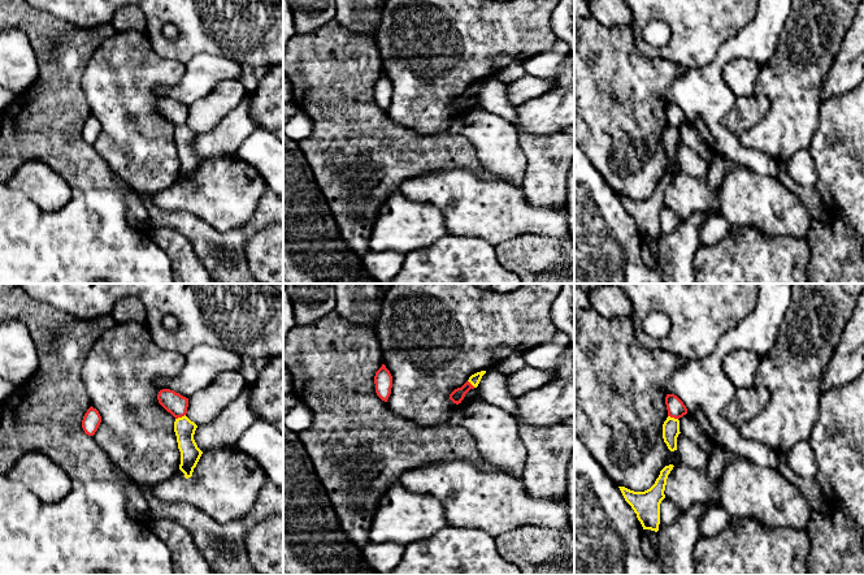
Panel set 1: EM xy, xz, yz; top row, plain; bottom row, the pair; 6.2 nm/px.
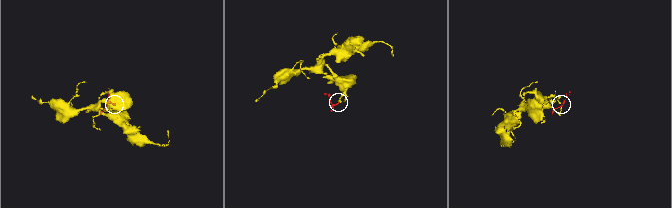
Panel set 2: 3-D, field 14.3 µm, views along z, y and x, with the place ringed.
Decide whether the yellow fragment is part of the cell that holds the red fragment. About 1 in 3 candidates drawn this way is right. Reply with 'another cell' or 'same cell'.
another cell

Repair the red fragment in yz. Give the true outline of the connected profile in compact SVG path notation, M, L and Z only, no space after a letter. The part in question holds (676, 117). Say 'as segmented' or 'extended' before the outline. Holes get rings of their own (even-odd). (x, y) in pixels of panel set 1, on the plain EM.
as segmented; M667 103L665 113L668 118L668 125L680 127L687 122L687 117L683 111L674 103Z

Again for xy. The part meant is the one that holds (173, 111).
as segmented; M162 98L157 104L159 112L175 127L187 122L188 107L170 98Z

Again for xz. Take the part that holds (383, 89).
as segmented; M382 73L382 75L375 81L374 92L377 104L387 111L391 103L392 85L385 73Z

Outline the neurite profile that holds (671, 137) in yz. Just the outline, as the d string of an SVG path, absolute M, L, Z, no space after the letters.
M668 125L663 133L663 147L670 160L677 159L677 146L680 142L680 129Z

